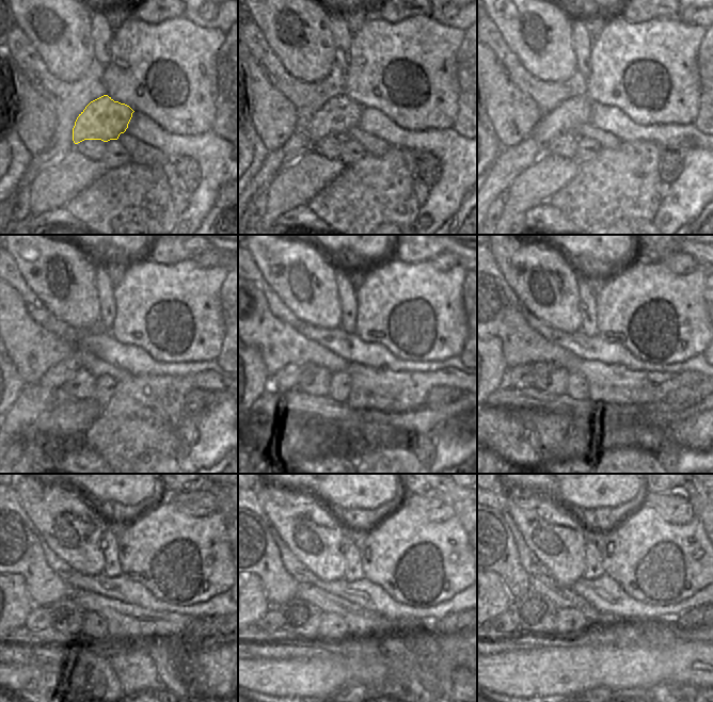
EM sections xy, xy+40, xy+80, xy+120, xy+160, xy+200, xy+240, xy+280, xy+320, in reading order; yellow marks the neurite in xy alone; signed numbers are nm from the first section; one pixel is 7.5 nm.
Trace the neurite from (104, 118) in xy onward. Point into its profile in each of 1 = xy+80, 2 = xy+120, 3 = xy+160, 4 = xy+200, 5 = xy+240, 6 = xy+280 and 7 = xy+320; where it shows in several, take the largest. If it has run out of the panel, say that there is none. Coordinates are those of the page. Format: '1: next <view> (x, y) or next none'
1: next xy+80 (570, 113)
2: next xy+120 (61, 372)
3: next xy+160 (287, 378)
4: next xy+200 (520, 377)
5: next xy+240 (38, 619)
6: next xy+280 (273, 620)
7: next xy+320 (509, 622)

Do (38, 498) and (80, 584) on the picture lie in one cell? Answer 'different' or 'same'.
different

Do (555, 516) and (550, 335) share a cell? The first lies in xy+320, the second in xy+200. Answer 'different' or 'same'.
different

